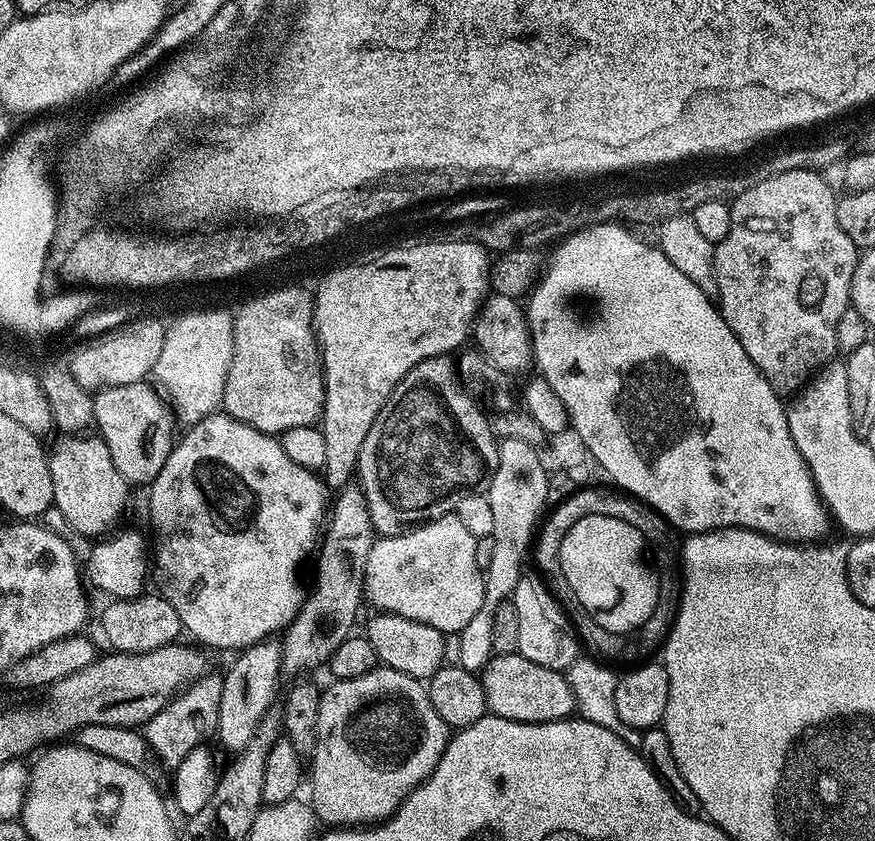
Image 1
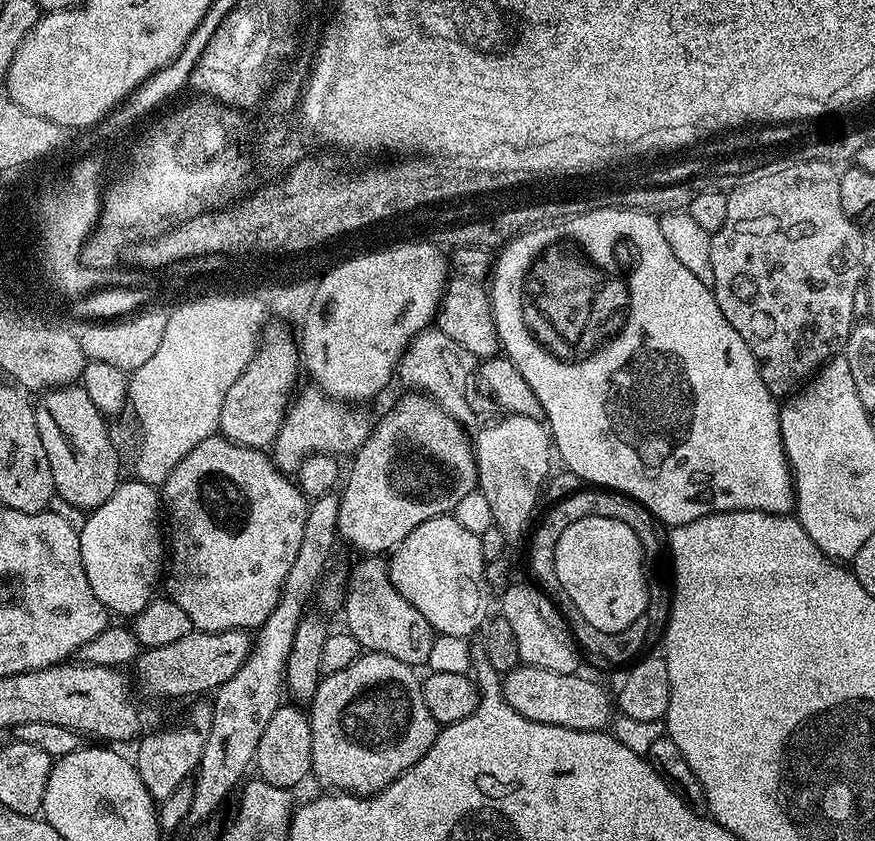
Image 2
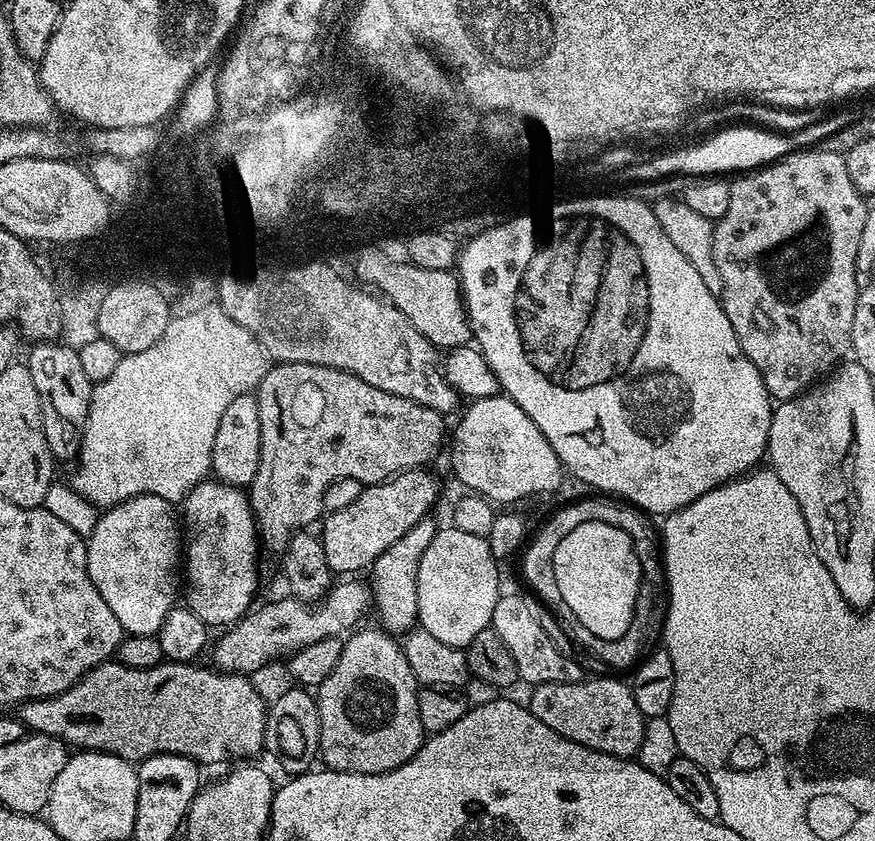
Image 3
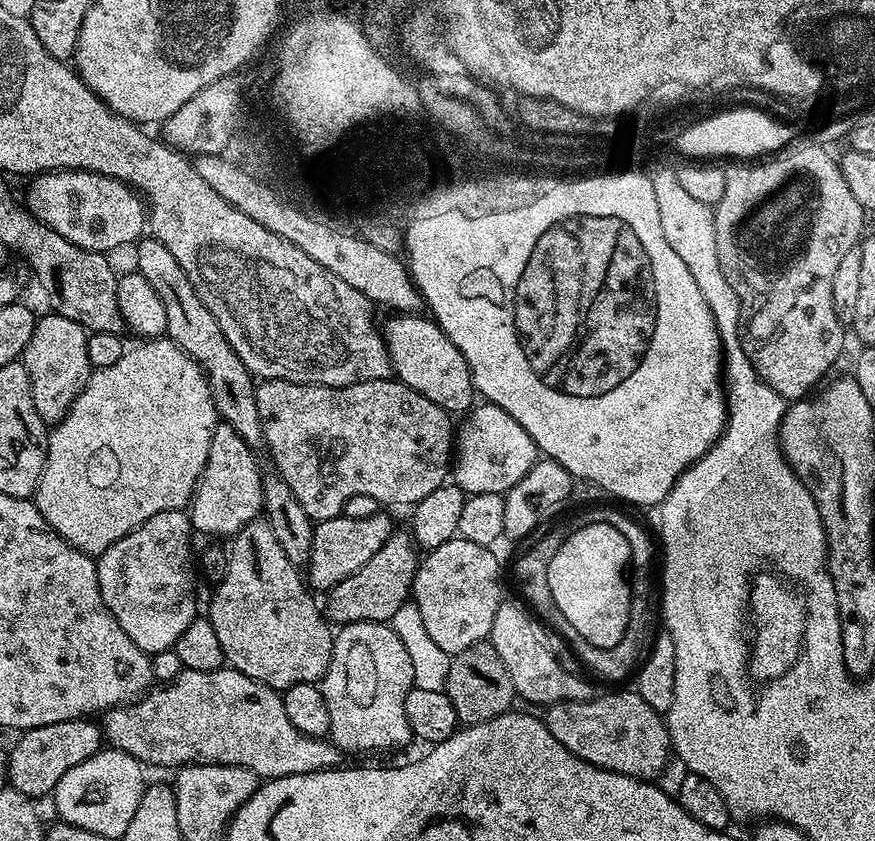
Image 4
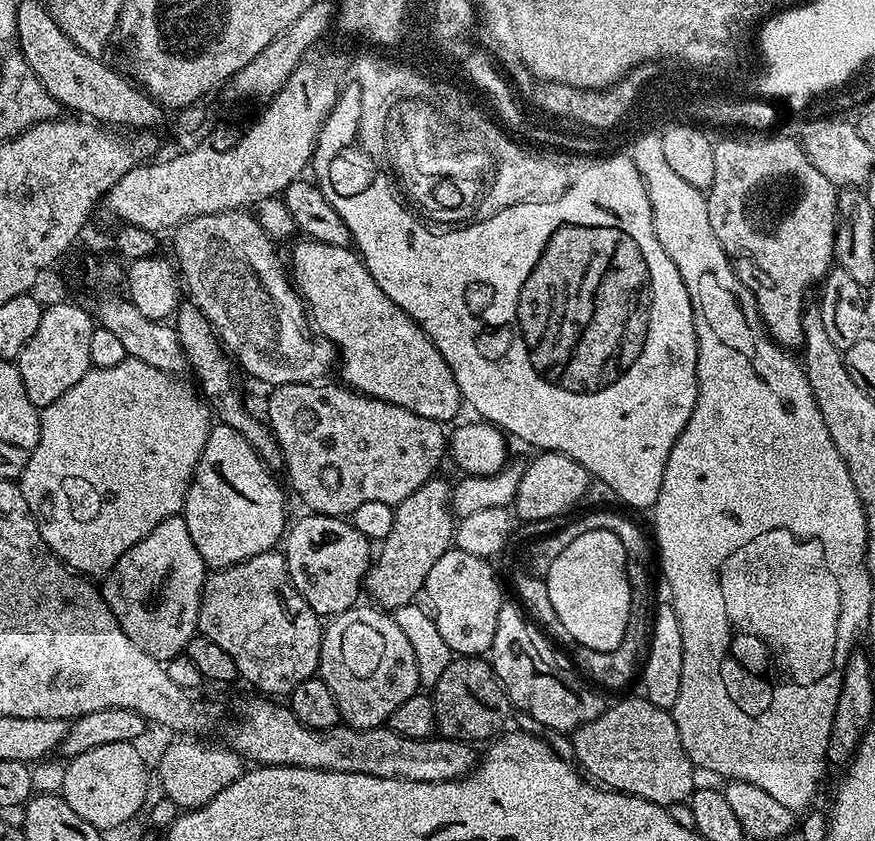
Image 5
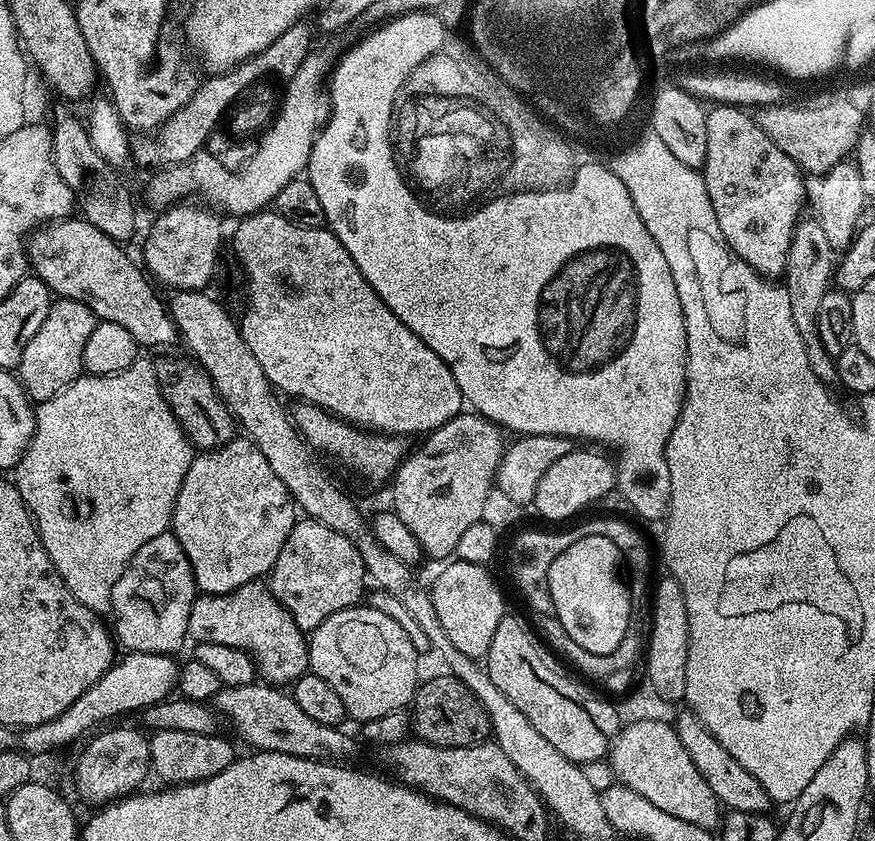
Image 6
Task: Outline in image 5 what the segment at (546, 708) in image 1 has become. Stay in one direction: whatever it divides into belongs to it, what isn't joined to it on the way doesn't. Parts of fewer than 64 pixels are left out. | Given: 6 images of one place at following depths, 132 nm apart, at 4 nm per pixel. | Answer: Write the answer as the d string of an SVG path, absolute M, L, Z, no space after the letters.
M637 694L629 700L620 700L617 704L609 703L603 714L594 718L594 722L586 722L571 733L570 740L572 740L572 752L576 755L575 763L597 785L611 788L613 792L625 792L631 796L646 798L646 802L665 806L683 805L692 795L694 785L697 783L695 782L697 773L694 771L692 759L688 757L682 746L682 738L678 738L678 726L671 711L654 706L643 695Z

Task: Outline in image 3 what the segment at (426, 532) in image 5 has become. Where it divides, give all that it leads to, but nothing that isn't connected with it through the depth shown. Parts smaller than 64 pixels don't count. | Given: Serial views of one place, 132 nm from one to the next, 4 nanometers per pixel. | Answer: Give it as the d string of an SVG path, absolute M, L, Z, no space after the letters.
M359 579L341 580L344 580L341 584L340 581L333 583L328 593L315 604L304 604L300 600L285 598L285 600L272 600L261 608L253 607L247 615L225 631L228 633L217 644L215 641L211 645L210 653L212 652L213 660L211 663L221 672L251 674L272 661L291 657L292 653L300 652L306 646L314 646L314 642L340 638L351 633L367 612L369 615L370 596L365 585L363 588L356 581Z

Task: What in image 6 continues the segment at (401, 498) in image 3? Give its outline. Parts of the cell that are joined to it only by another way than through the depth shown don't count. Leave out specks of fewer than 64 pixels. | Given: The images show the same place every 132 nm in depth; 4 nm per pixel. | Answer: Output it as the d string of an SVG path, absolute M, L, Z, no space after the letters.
M307 518L297 519L270 573L272 593L306 634L322 626L330 614L357 607L361 603L364 584L366 573L362 554L358 554L350 538Z

